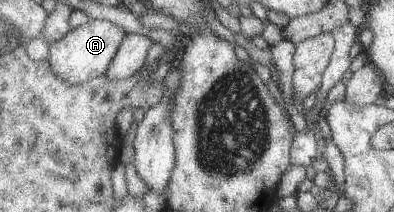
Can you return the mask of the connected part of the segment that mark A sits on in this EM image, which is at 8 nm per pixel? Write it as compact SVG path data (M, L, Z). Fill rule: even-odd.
M93 18L91 23L70 29L64 38L51 43L49 62L53 64L53 70L57 70L57 76L73 84L82 84L93 78L104 77L119 48L128 38L129 34L121 26L107 19Z

